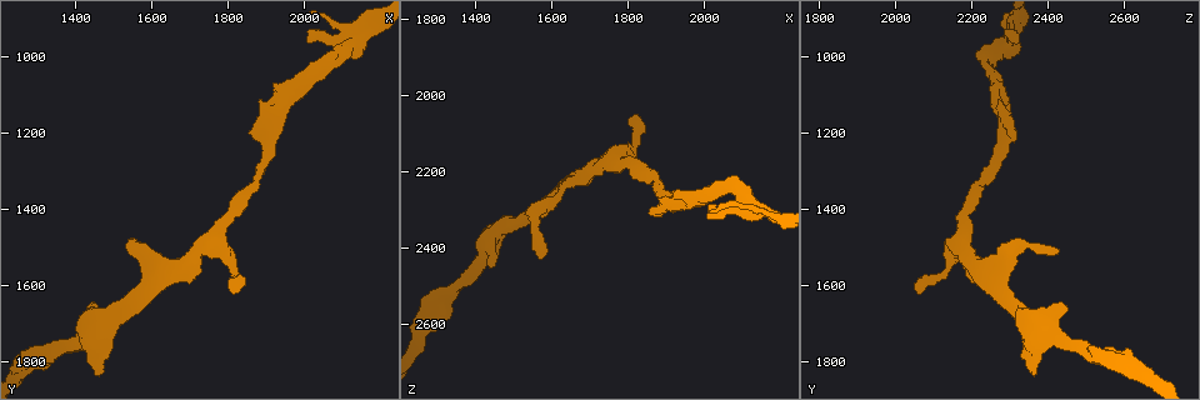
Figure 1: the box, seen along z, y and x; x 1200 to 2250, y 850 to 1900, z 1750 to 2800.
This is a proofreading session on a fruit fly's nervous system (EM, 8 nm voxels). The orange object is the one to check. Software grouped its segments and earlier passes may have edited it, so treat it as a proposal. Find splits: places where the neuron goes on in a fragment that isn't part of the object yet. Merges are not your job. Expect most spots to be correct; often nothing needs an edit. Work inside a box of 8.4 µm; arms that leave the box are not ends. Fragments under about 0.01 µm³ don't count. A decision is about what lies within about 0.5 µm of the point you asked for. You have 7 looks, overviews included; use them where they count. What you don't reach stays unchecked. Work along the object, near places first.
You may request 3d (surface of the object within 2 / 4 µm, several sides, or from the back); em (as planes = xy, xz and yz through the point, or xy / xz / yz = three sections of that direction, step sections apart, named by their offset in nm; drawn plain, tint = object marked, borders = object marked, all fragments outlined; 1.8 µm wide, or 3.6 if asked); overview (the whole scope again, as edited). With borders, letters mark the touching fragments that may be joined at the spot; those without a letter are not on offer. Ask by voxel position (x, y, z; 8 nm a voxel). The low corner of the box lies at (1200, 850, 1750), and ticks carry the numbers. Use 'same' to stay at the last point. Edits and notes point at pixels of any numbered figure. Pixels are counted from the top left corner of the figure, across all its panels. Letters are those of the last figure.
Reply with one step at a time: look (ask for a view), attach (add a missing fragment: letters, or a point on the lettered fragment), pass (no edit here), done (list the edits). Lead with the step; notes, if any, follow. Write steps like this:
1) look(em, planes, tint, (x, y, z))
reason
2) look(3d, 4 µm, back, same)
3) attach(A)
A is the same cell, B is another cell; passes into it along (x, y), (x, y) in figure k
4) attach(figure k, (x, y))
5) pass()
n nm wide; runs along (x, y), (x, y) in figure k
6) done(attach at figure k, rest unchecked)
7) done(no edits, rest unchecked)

look(3d, 4 µm, (2120, 970, 2280))
calibre changes

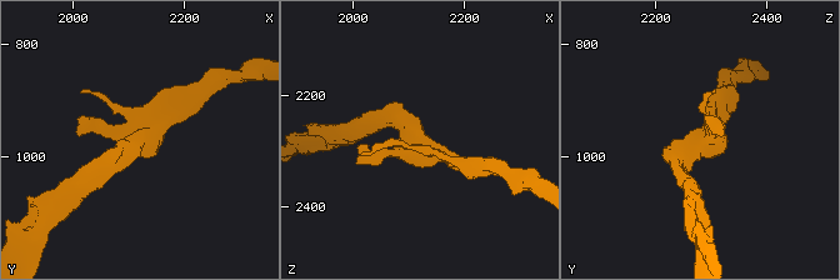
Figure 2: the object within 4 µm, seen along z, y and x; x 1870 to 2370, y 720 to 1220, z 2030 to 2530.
look(em, planes, tint, (2120, 975, 2290))
need the tissue

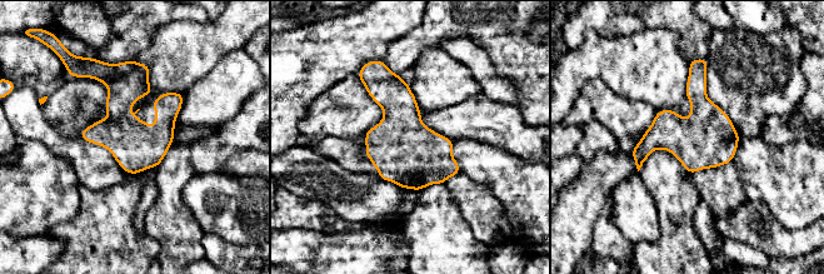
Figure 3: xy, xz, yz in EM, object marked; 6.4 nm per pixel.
look(em, planes, borders, same)
what lies round it

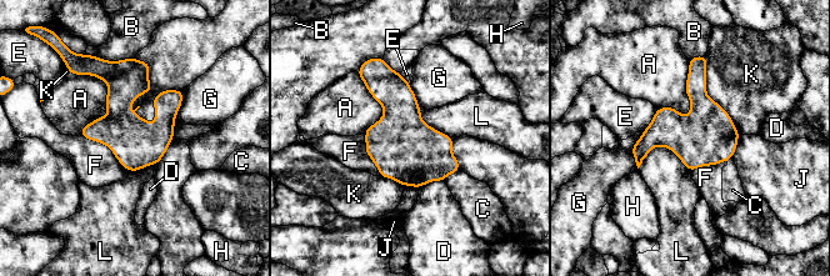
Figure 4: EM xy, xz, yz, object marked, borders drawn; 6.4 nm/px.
pass()
320 nm wide; A, B, C, D, E, F, G, H, J, K and L are other cells; border along (638, 167), (665, 146), (690, 172) in figure 4; none of them fits

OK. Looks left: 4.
look(3d, 4 µm, back, (1810, 1615, 2065))
an open end

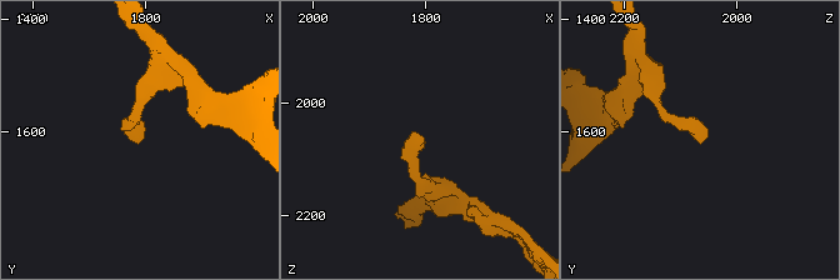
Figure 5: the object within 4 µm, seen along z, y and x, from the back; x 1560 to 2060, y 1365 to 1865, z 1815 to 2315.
look(em, yz, step 4, borders, (1810, 1620, 2060))
shape alone is not enough

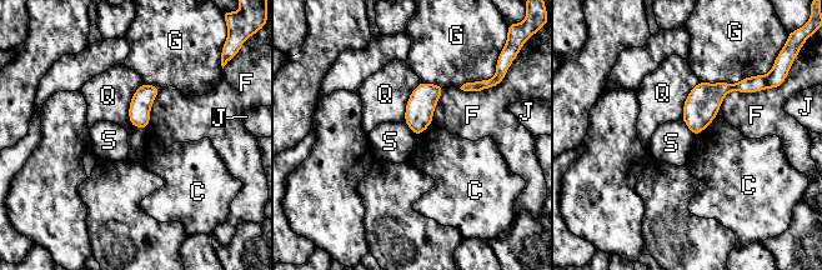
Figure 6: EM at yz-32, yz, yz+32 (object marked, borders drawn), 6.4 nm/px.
look(em, planes, borders, same)
another direction

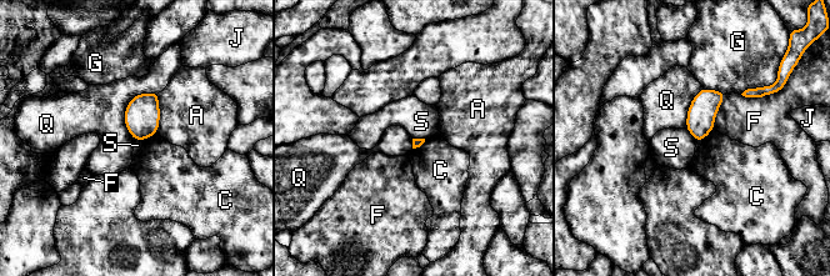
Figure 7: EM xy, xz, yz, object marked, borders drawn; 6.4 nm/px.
pass()
A, C, F, G, J, Q and S are other cells; border along (146, 138), (134, 140) in figure 7; no lettered fragment goes on from it

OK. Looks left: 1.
look(em, 3.6 µm, planes, borders, (1575, 1510, 2425))
an open end

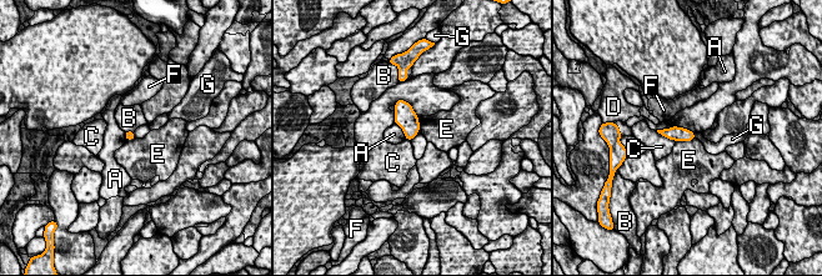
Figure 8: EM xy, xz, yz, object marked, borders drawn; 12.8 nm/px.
pass()
A, B, C, D, E, F and G are other cells; border along (672, 126), (656, 130) in figure 8; no lettered fragment goes on from it

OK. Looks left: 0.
done(no edits, rest unchecked)

